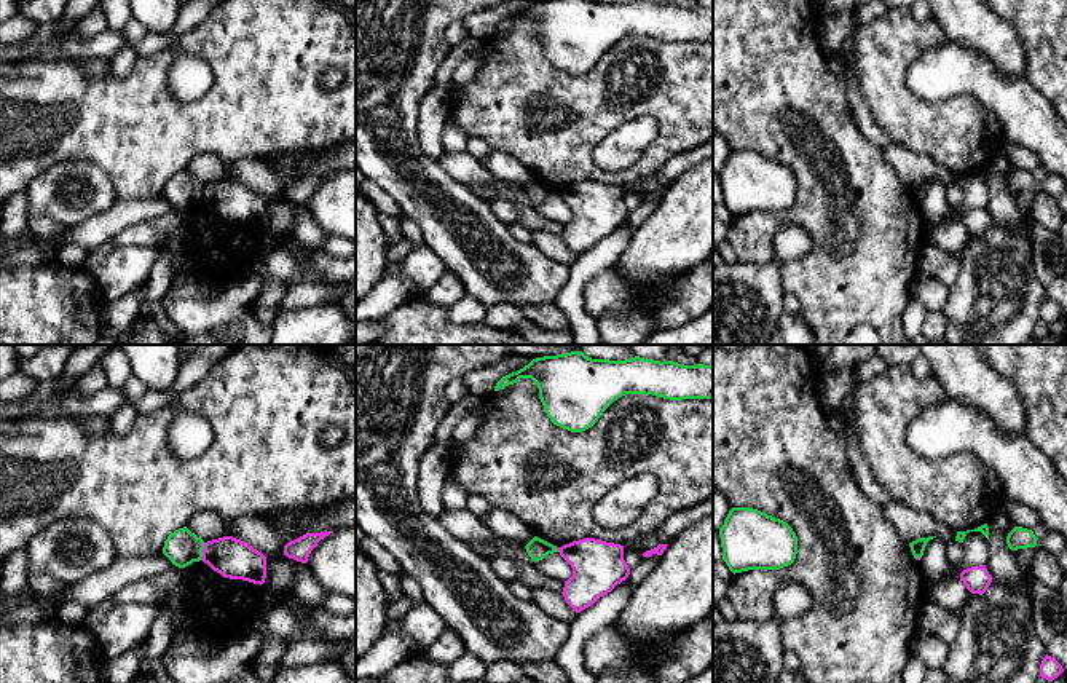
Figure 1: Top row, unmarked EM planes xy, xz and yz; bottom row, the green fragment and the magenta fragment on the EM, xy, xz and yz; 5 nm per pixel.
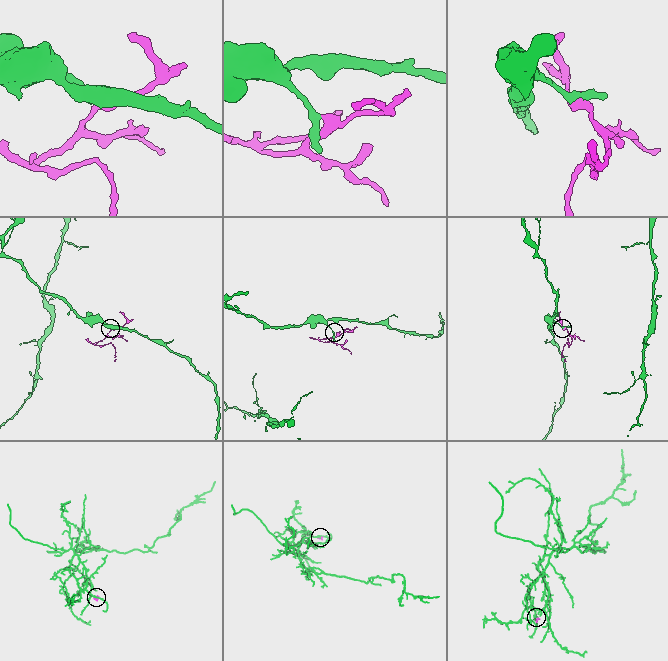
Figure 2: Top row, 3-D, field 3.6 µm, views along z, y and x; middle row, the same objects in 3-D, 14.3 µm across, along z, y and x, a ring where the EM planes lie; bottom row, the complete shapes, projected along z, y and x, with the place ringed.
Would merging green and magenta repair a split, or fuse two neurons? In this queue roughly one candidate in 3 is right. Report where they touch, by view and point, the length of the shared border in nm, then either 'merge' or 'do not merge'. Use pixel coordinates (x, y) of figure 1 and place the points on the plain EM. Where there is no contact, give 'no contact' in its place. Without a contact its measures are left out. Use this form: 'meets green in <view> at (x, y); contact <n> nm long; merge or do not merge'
meets green in xy at (201, 193); contact 90 nm long; do not merge

